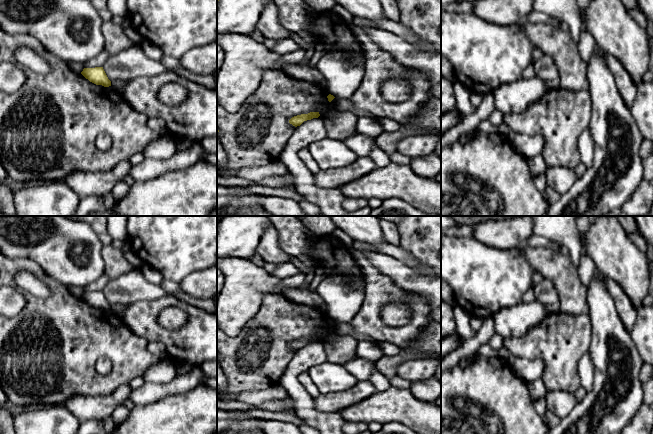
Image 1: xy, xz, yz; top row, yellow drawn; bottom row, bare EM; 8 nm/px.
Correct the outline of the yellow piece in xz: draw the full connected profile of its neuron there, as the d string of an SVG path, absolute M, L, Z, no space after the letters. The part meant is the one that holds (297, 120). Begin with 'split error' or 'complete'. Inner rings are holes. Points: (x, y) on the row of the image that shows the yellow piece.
complete; M310 112L308 114L301 114L292 117L289 120L289 123L297 127L300 126L304 121L311 120L313 118L318 118L319 116L320 116L319 112Z

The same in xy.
complete; M103 67L84 68L81 74L96 85L111 86L111 81L108 79Z

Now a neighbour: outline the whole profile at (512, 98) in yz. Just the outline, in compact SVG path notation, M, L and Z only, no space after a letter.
M538 76L500 86L492 93L495 109L503 115L523 112L529 105L538 101L548 90L546 82Z

